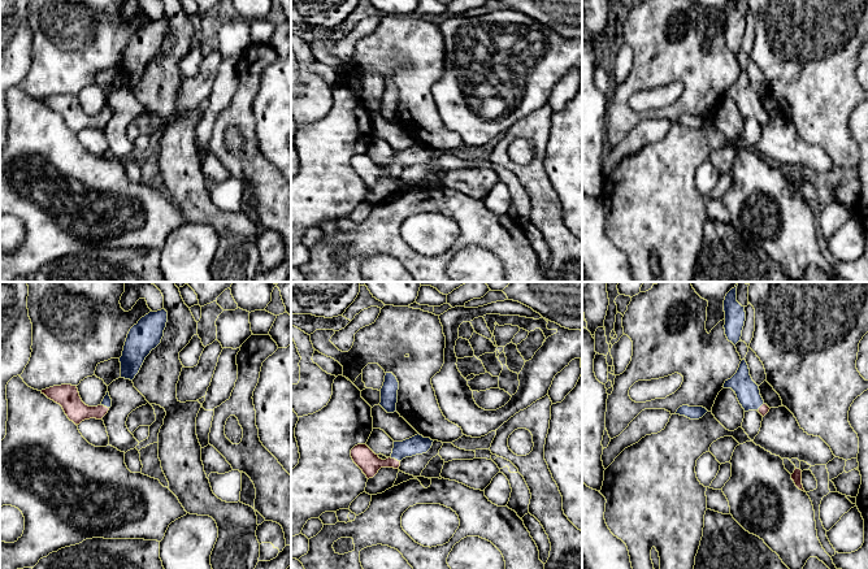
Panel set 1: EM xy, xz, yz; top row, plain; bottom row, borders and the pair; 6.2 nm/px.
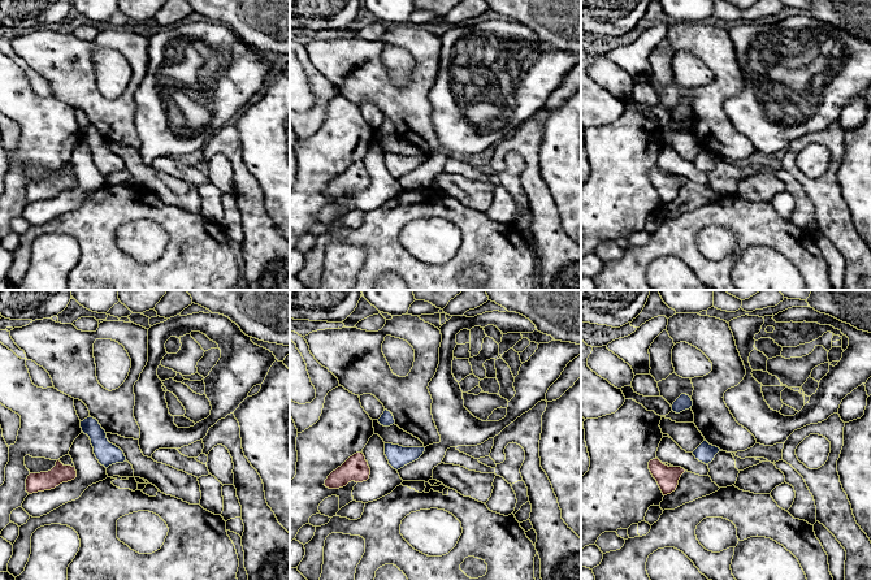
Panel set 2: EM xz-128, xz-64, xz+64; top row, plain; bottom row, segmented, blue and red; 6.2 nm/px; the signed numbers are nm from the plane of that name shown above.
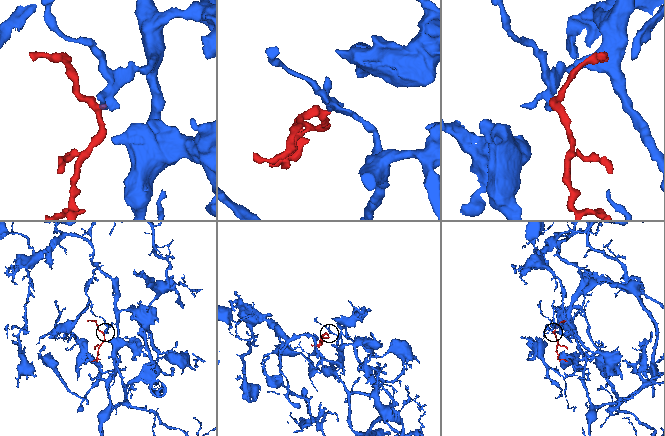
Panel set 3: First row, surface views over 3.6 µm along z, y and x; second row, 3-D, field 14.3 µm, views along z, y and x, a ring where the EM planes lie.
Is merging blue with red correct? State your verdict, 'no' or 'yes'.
yes

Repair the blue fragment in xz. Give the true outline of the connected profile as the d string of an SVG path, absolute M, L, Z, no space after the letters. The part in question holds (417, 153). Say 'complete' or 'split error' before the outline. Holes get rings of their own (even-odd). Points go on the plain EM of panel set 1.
split error; M420 143L403 151L394 151L392 162L386 169L379 168L366 153L357 153L351 158L351 166L369 188L381 177L399 178L403 168L426 162L431 157L433 151L430 147L424 147Z

